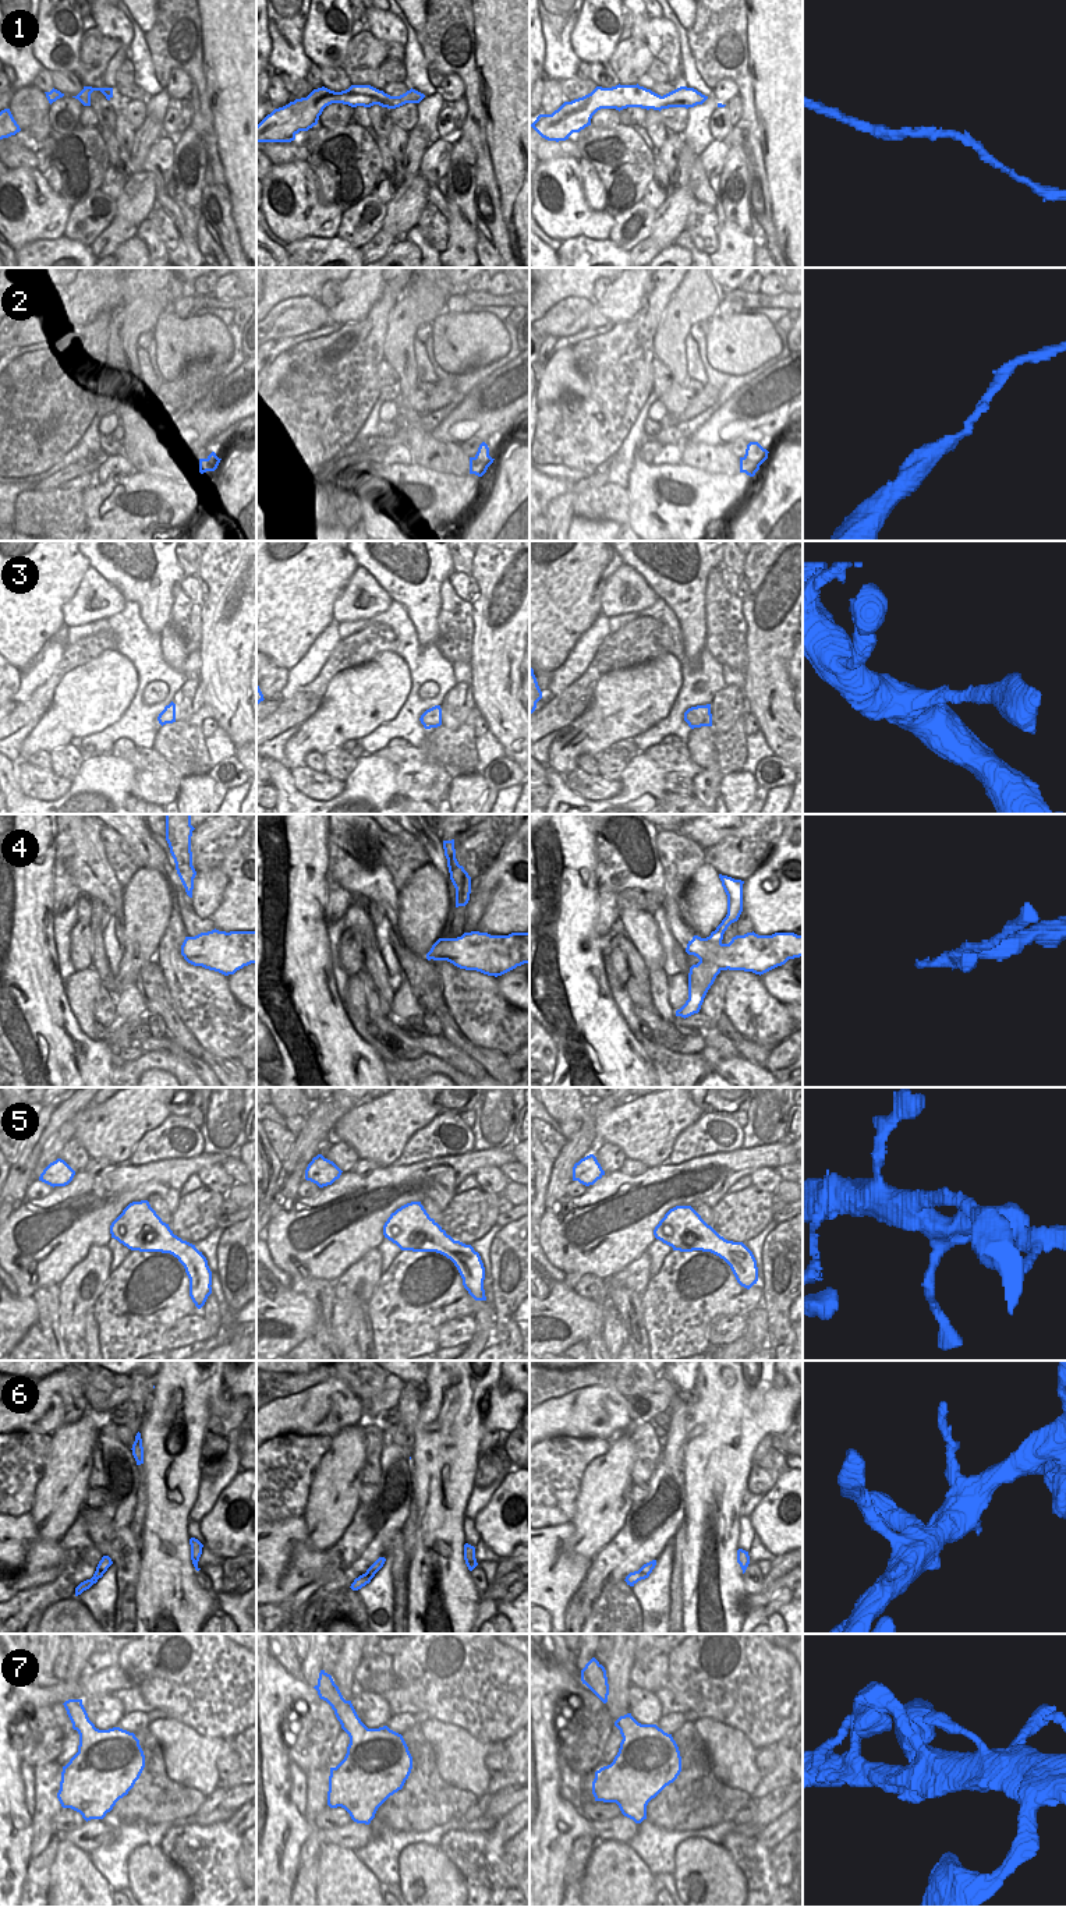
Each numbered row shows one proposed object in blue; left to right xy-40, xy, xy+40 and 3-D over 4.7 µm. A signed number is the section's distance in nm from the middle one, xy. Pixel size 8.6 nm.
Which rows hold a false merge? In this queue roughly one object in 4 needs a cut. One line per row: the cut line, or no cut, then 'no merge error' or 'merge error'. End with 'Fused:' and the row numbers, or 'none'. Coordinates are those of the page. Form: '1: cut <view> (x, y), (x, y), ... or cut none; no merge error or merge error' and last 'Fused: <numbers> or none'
1: cut none; no merge error
2: cut none; no merge error
3: cut none; no merge error
4: cut none; no merge error
5: cut none; no merge error
6: cut none; no merge error
7: cut none; no merge error
Fused: none

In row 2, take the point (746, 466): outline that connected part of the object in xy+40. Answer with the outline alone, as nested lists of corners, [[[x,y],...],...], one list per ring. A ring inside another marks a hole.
[[[750,442],[746,454],[740,457],[740,473],[754,477],[759,466],[768,459],[768,453],[758,442]]]

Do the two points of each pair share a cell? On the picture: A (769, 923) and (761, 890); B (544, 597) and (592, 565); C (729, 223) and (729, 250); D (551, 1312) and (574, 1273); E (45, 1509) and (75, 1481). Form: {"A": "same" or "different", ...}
{"A": "same", "B": "same", "C": "same", "D": "different", "E": "same"}

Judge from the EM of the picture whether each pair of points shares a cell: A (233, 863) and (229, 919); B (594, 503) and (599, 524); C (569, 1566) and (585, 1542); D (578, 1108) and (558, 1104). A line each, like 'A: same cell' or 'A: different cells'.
A: same cell
B: same cell
C: different cells
D: same cell

